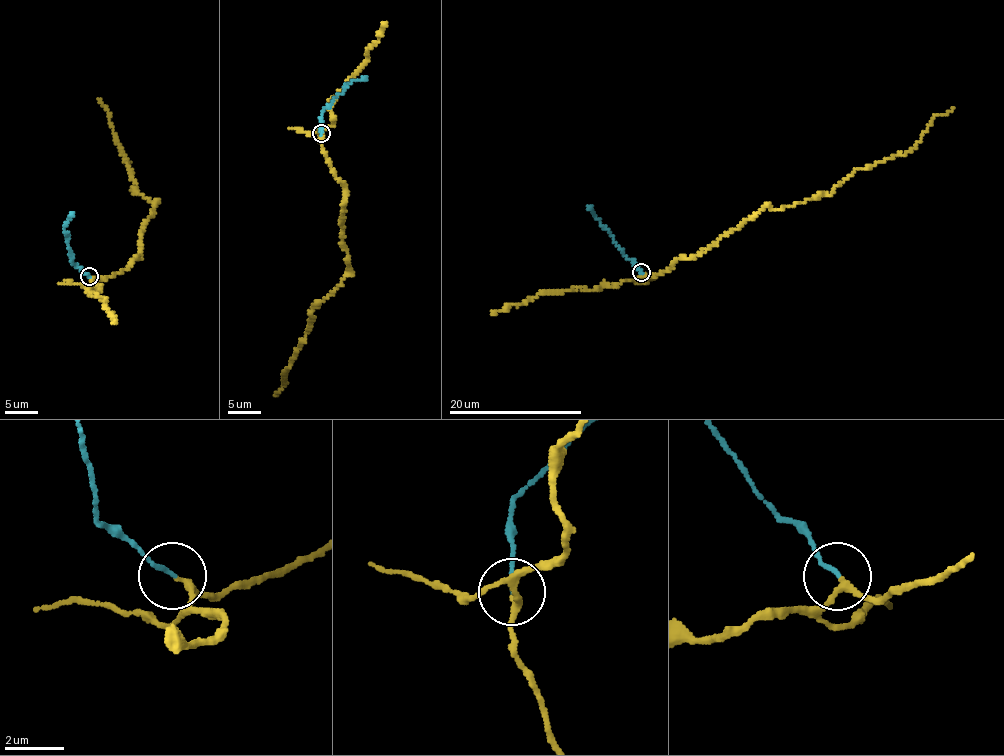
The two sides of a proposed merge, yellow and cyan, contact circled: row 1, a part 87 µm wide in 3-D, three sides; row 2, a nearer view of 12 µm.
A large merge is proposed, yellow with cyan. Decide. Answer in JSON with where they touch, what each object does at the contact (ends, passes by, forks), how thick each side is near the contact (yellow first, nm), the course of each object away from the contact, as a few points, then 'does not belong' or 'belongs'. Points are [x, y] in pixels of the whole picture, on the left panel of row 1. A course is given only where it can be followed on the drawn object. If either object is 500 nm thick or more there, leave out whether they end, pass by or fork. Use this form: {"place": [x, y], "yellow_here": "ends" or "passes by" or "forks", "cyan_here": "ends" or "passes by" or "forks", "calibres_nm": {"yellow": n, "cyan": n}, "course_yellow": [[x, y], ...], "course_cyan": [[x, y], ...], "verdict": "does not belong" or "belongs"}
{"place": [89, 276], "yellow_here": "passes by", "cyan_here": "ends", "calibres_nm": {"yellow": 160, "cyan": 130}, "course_yellow": [[89, 276], [102, 279], [140, 258], [139, 233], [156, 205], [133, 189], [126, 161], [99, 98]], "course_cyan": [[88, 276], [71, 260], [64, 228], [73, 212]], "verdict": "belongs"}

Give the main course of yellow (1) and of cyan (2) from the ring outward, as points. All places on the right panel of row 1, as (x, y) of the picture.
1: (642, 272), (654, 276), (702, 253), (765, 207), (829, 194), (857, 169), (904, 154), (934, 117), (954, 107)
2: (641, 272), (588, 205)

